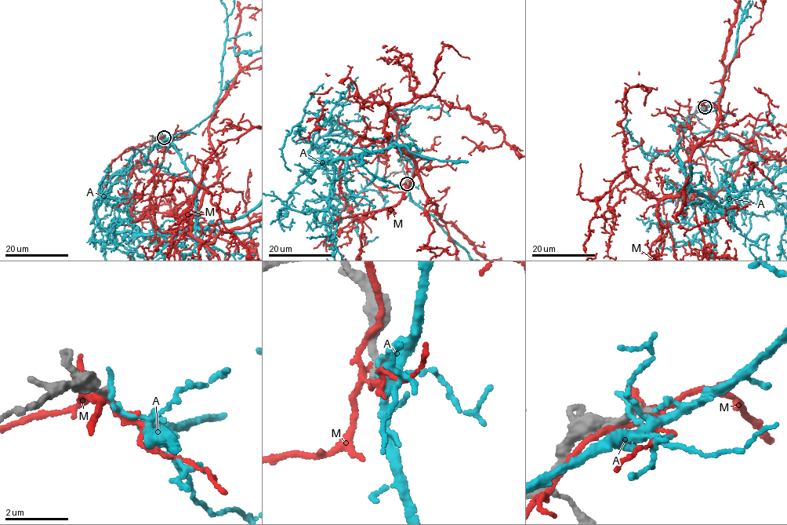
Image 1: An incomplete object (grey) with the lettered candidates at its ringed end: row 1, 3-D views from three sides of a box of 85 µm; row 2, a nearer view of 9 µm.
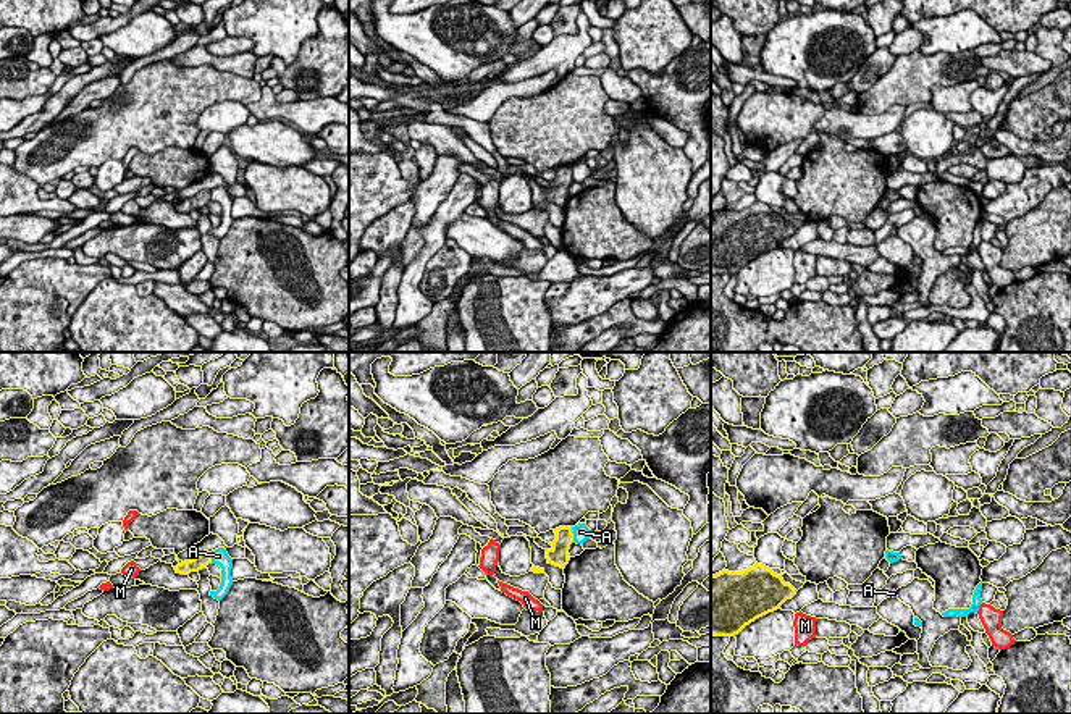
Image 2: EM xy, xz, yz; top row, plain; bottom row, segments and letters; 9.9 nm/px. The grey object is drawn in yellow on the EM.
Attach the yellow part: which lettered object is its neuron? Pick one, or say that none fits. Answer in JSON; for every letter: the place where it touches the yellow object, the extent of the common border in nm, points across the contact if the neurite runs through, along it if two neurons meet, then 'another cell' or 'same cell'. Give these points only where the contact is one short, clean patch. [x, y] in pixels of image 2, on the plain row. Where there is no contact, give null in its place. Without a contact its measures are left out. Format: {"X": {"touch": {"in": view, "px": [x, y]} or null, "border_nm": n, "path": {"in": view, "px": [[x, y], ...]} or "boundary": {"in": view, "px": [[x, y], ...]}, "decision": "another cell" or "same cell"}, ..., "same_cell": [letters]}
{"A": {"touch": {"in": "xz", "px": [572, 173]}, "border_nm": 160, "decision": "another cell"}, "M": {"touch": null, "decision": "another cell"}, "same_cell": []}

